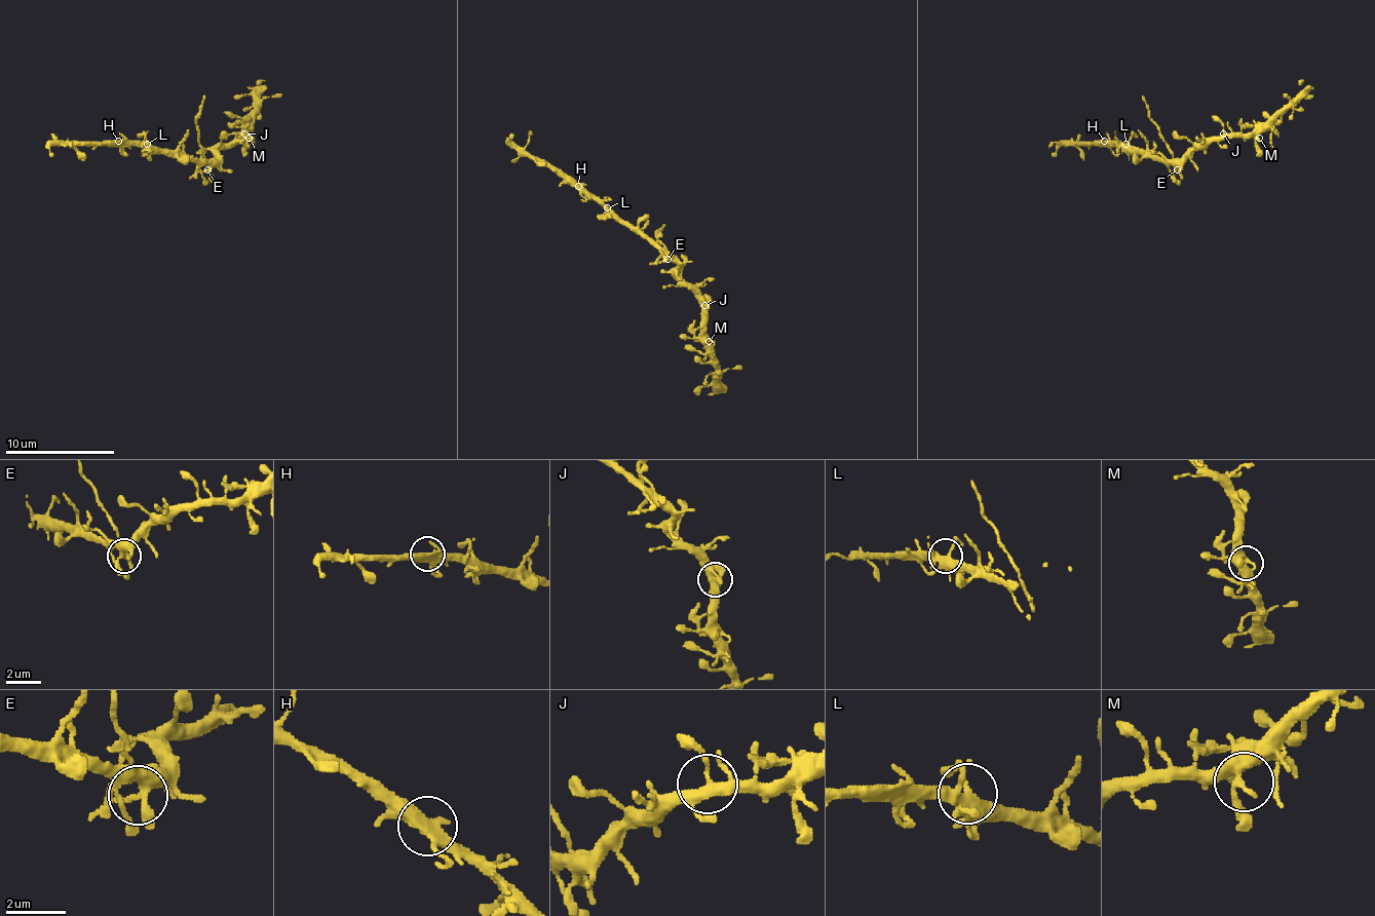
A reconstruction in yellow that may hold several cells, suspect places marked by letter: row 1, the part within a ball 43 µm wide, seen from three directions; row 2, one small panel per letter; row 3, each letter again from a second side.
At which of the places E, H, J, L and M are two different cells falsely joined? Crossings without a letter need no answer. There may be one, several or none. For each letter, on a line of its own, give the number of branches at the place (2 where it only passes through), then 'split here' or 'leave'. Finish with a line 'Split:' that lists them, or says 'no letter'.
E: branches 4; split here
H: branches 4; leave
J: branches 5; leave
L: branches 6; leave
M: branches 4; leave
Split: E

